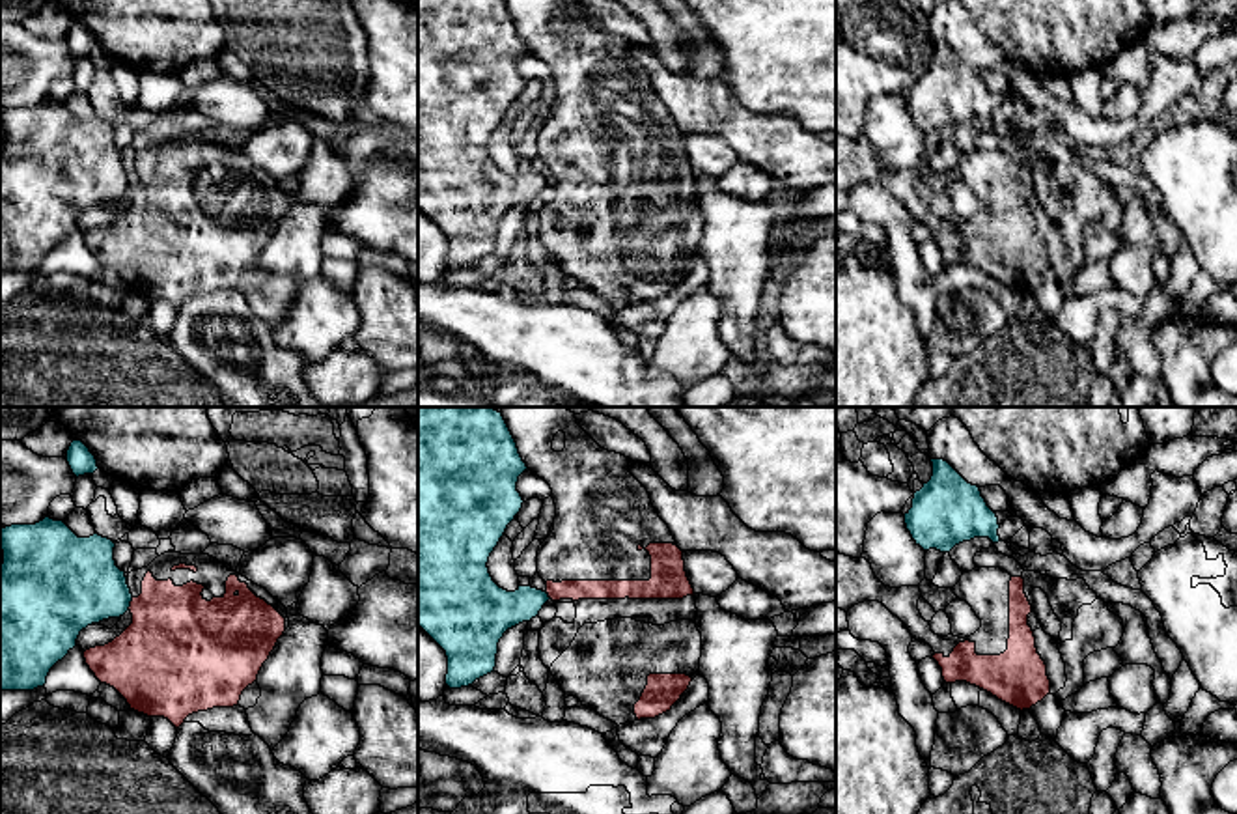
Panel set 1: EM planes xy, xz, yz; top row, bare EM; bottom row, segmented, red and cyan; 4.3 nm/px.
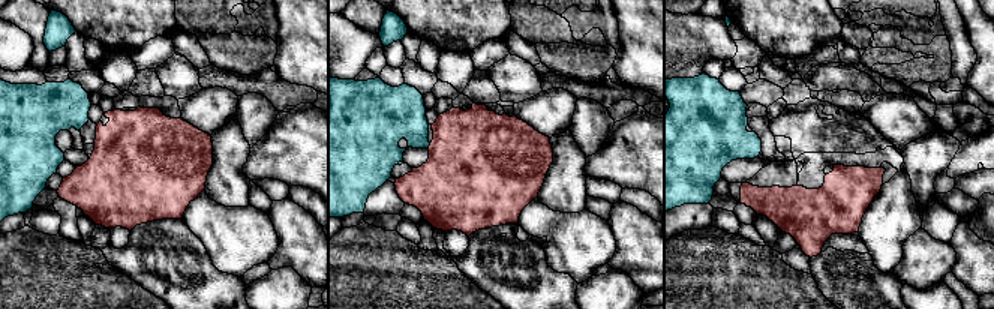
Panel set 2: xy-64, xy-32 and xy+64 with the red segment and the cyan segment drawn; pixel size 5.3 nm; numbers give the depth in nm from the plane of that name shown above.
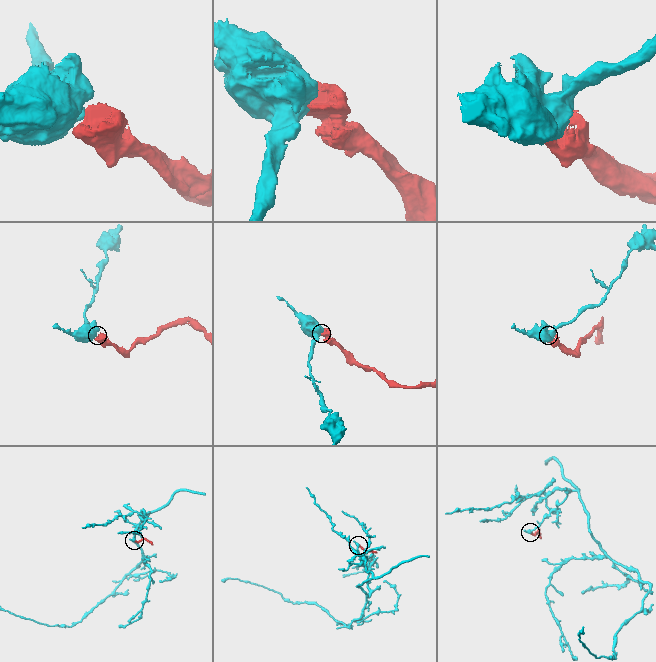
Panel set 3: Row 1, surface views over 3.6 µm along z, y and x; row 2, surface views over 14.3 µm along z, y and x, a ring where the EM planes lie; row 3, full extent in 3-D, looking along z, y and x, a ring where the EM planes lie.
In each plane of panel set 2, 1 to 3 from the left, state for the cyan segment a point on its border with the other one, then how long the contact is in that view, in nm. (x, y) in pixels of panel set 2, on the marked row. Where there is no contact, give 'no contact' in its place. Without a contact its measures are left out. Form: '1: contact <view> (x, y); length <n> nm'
1: no contact
2: contact xy-32 (429, 146); length 40 nm
3: no contact

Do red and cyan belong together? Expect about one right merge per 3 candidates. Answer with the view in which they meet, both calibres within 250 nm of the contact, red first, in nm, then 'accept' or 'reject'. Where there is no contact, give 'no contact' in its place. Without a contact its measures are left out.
xy | 420/380 nm | reject

